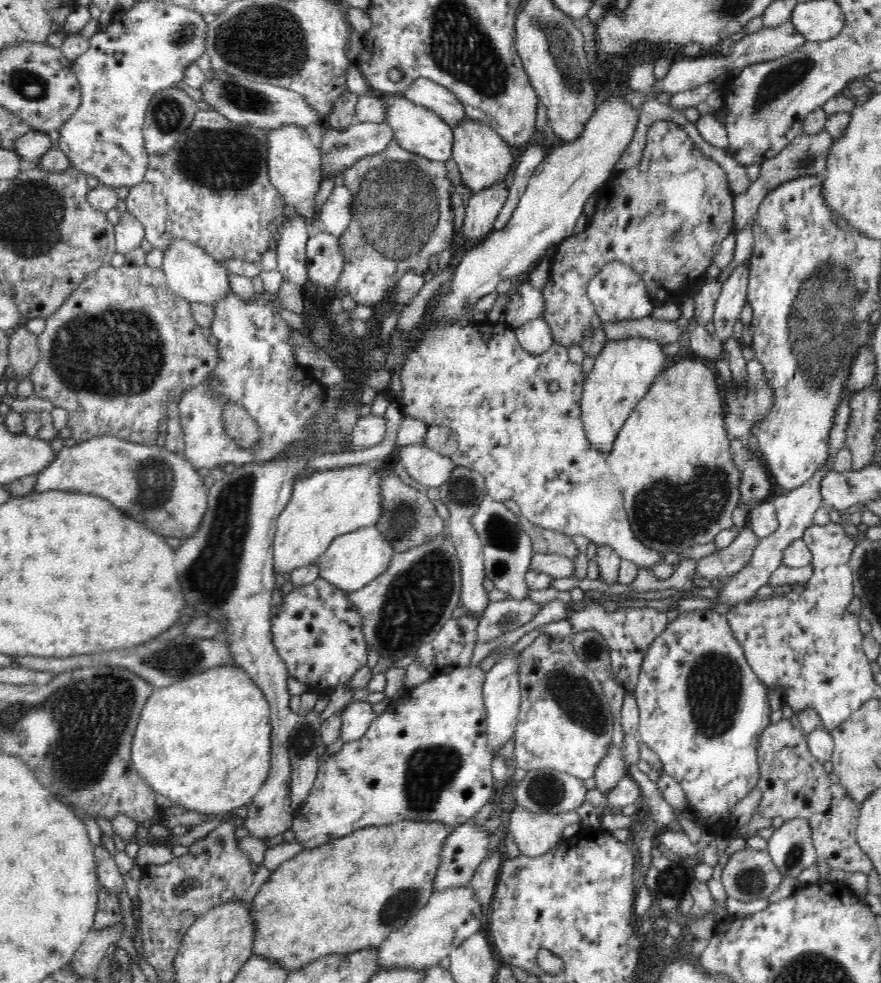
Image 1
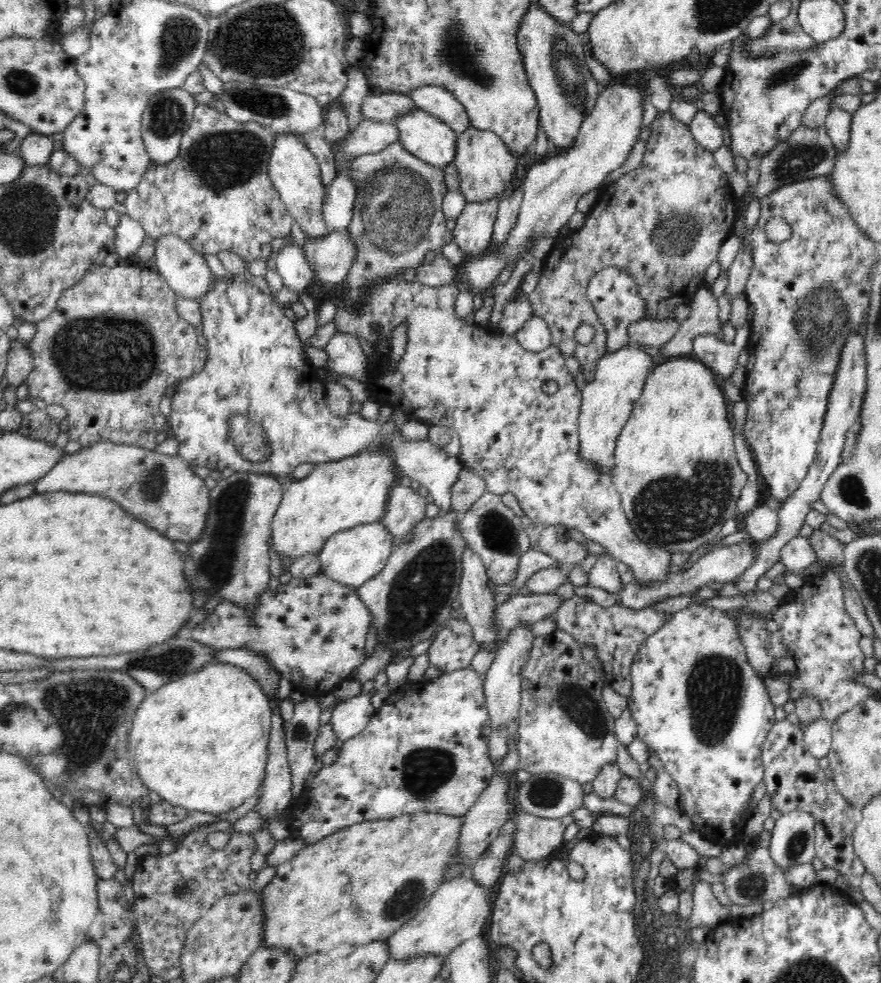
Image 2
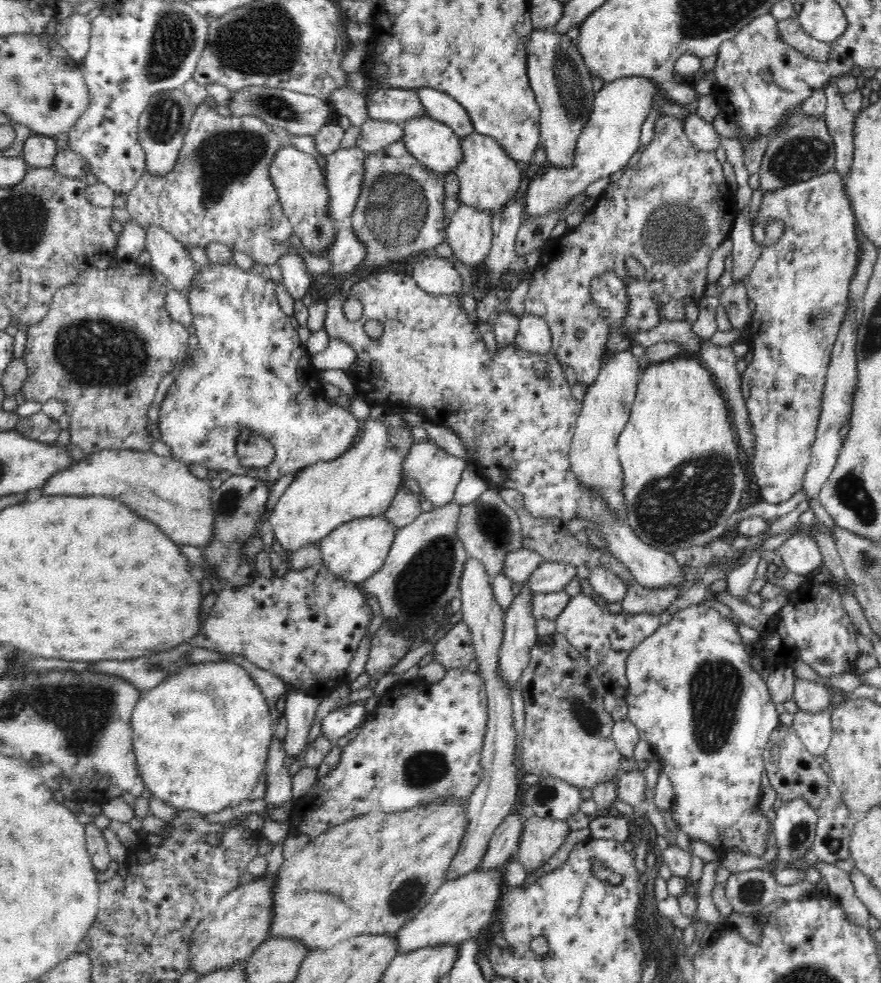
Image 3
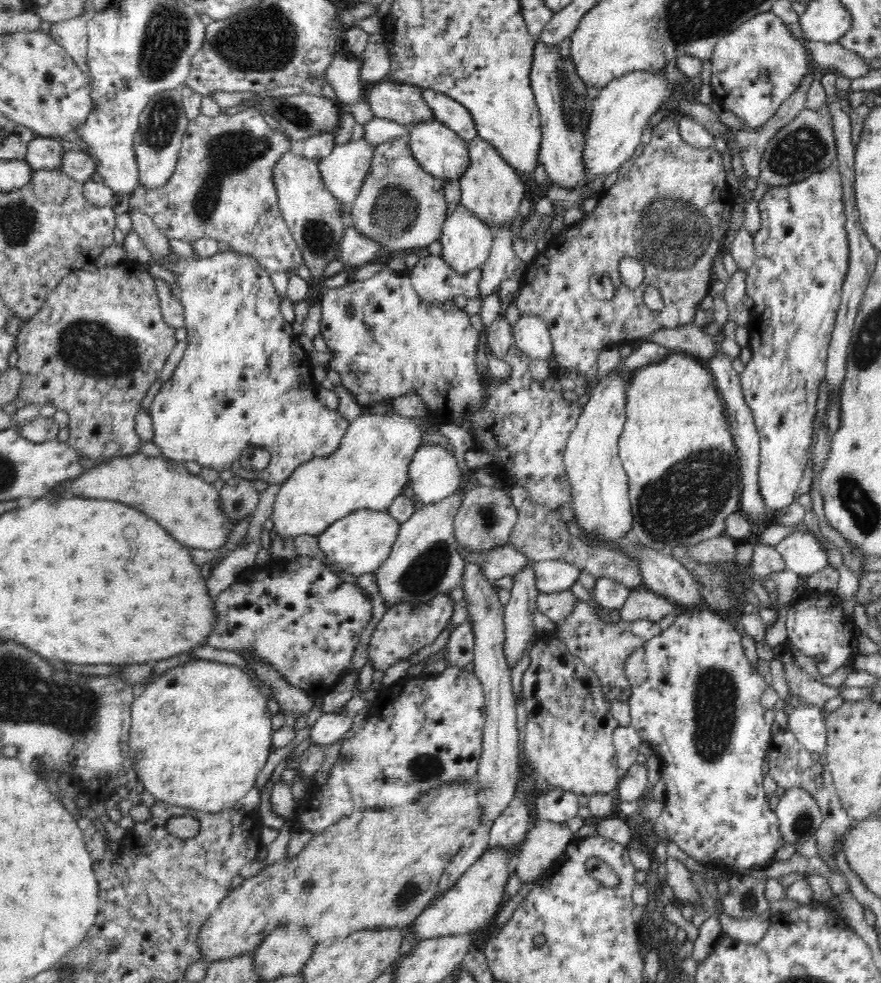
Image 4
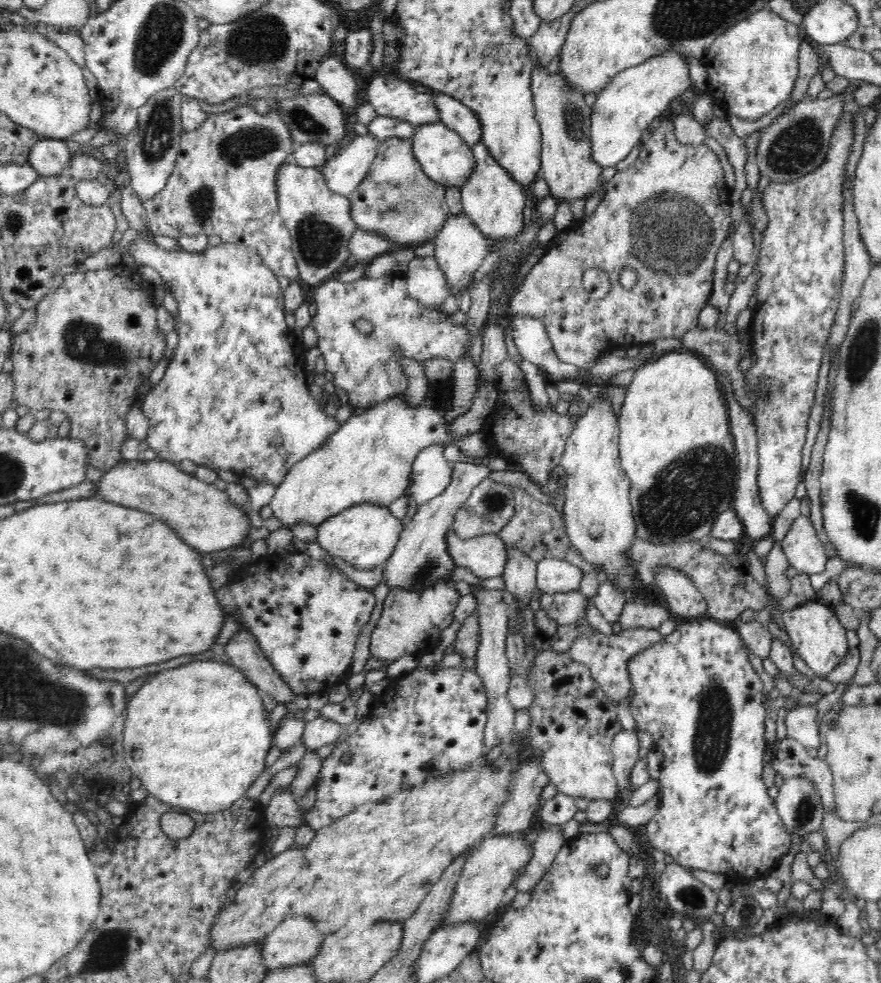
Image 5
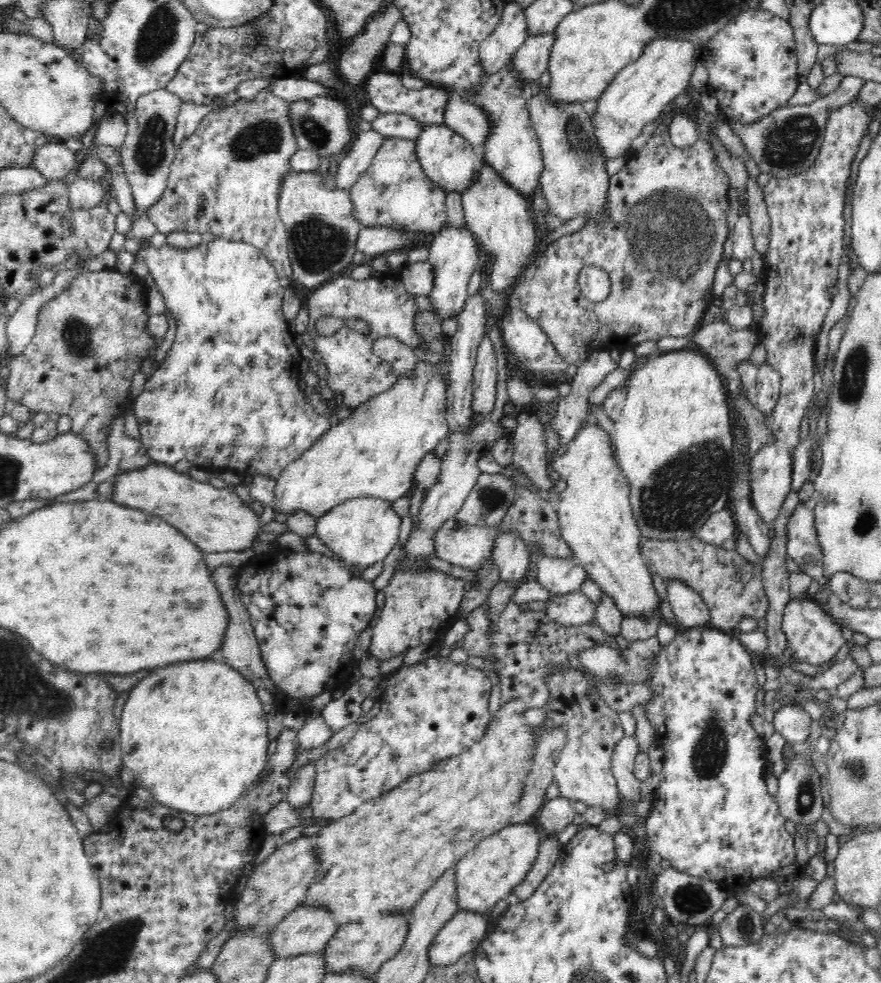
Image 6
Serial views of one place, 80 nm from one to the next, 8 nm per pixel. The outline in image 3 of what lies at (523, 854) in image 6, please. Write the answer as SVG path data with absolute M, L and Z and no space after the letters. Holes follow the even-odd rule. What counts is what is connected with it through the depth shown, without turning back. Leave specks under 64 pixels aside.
M476 867L453 881L445 881L421 912L397 932L398 954L440 943L462 944L465 940L476 938L484 926L494 922L504 883L504 869L500 867Z

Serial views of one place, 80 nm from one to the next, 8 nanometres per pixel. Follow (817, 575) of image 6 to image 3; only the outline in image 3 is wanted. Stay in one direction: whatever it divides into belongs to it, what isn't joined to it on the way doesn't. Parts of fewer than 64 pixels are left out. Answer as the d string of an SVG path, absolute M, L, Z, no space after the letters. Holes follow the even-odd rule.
M804 534L791 537L777 550L784 571L808 577L814 570L823 567L818 544L813 538Z

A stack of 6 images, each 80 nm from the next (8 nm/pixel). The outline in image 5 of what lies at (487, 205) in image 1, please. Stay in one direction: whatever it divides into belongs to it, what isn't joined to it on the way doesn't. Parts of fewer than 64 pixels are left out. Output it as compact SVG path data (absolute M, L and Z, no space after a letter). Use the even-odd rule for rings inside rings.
M459 212L456 216L449 215L442 230L434 238L434 244L434 259L438 261L440 269L446 275L446 281L450 282L450 286L456 290L456 288L468 284L472 274L482 266L482 261L489 252L490 241L478 232L478 228L475 228L470 220L467 220L466 213Z

